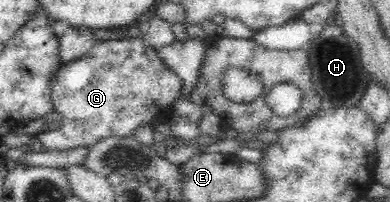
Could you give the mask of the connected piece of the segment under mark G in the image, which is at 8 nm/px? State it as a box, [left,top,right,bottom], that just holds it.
[35,37,181,151]

